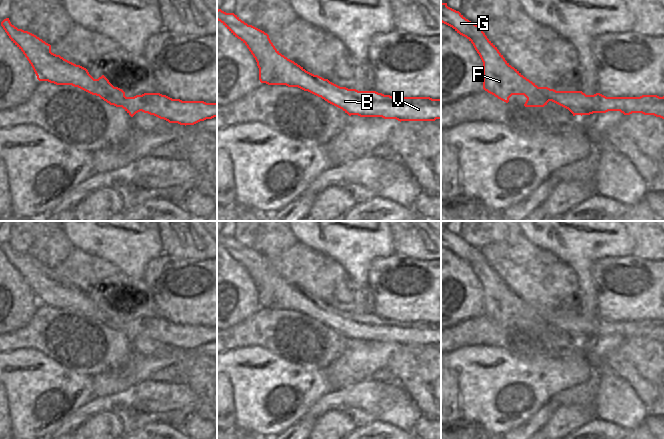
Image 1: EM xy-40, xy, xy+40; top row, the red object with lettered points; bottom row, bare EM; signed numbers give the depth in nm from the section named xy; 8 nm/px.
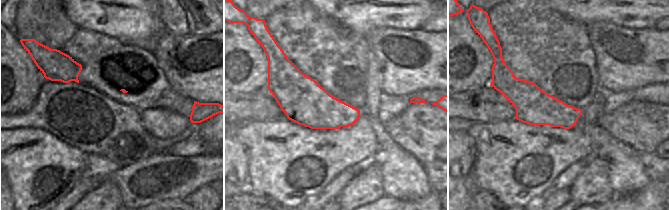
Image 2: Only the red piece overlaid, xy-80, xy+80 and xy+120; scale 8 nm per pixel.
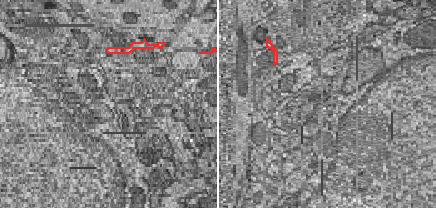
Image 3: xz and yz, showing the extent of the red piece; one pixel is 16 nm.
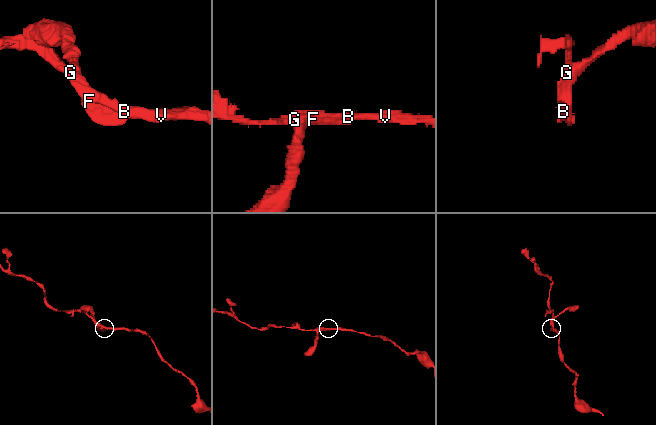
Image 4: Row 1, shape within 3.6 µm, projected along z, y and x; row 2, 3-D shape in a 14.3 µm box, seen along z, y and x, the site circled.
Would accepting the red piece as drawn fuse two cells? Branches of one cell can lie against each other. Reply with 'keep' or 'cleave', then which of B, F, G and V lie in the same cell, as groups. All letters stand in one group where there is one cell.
keep; groups B F G V

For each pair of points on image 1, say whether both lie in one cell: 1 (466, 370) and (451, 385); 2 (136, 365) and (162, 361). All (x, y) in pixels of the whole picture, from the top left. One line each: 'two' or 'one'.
1: two
2: one

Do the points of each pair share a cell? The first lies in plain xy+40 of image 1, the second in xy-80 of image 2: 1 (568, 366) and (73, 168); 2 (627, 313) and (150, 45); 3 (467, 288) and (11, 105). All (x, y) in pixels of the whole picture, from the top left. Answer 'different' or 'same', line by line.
1: same
2: different
3: same

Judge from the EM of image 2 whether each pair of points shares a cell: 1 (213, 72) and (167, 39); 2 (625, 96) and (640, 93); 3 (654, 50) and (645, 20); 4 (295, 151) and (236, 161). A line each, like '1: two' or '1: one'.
1: one
2: two
3: two
4: two

